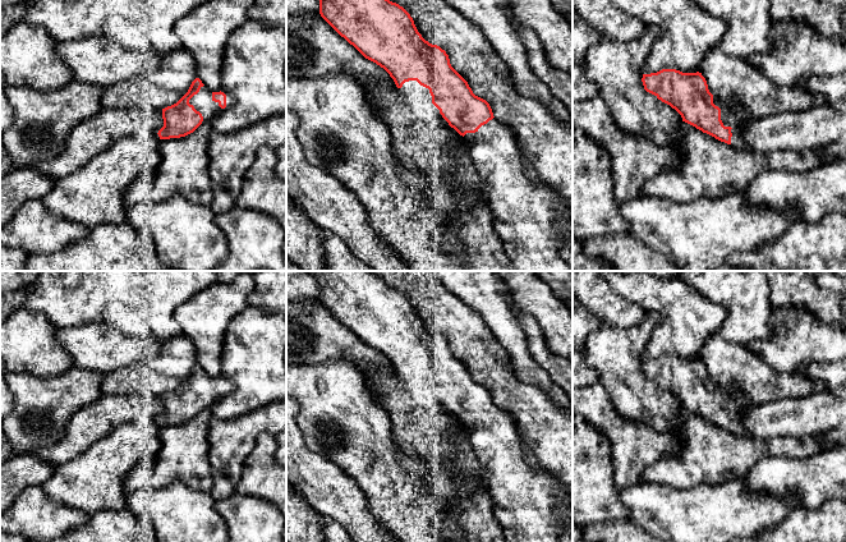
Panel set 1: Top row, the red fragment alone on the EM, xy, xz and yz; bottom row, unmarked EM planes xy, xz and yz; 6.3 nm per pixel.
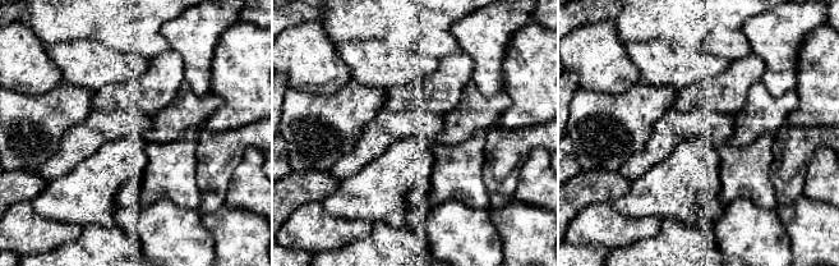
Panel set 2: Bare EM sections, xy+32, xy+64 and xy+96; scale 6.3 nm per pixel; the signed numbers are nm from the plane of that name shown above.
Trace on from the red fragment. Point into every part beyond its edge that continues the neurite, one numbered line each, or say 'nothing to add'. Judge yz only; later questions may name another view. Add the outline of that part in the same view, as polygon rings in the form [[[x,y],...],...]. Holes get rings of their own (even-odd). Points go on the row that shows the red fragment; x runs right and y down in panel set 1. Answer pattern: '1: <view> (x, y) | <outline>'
1: yz (734, 116) | [[[713,98],[713,104],[721,109],[721,120],[725,127],[731,127],[731,146],[735,148],[748,148],[742,139],[741,125],[753,119],[742,106],[730,106]]]

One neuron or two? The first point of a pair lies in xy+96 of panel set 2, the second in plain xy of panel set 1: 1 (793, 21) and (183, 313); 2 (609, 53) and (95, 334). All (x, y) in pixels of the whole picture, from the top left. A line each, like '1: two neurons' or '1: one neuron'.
1: one neuron
2: two neurons

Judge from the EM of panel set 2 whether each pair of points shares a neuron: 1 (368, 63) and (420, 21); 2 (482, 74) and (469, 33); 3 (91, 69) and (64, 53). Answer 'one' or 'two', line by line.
1: two
2: one
3: one

